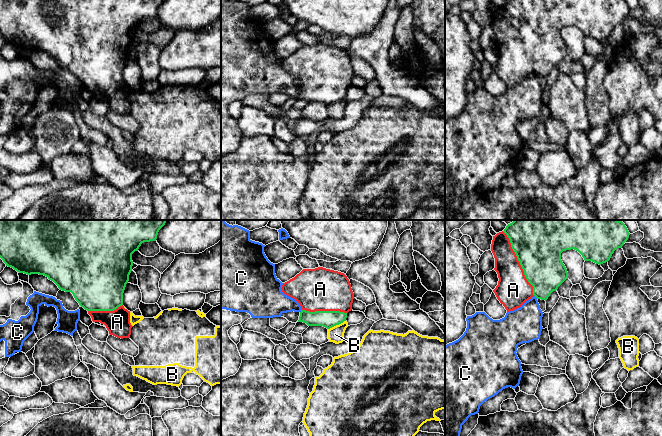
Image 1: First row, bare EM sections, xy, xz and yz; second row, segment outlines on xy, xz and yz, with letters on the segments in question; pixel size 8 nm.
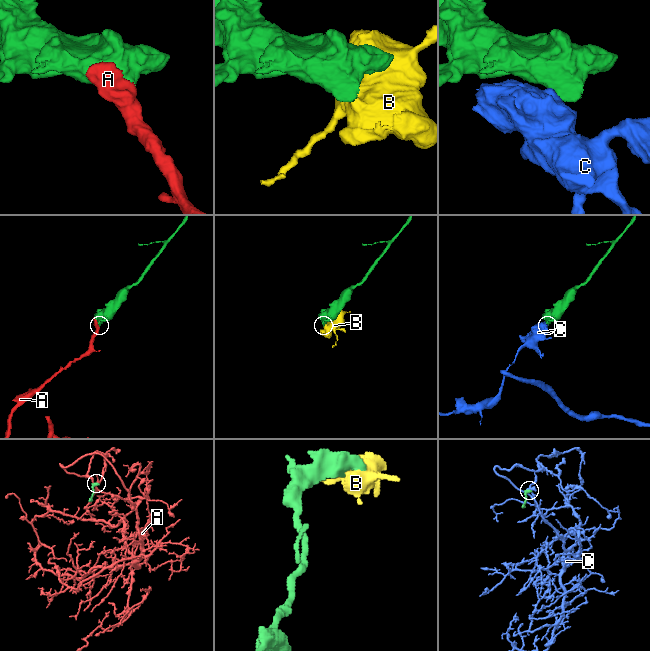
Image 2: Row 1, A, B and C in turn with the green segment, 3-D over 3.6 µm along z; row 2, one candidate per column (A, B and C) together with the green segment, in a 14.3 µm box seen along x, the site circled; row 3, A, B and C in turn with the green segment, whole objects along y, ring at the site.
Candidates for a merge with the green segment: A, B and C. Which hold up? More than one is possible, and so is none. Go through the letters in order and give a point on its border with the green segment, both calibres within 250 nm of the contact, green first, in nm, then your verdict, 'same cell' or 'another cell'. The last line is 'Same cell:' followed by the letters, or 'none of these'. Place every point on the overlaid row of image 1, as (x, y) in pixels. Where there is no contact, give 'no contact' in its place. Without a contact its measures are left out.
A: meets green in yz at (520, 263); 440 nm thick on the green side, 280 nm on the other; same cell
B: meets green in xz at (336, 324); 140 nm thick on the green side, 130 nm on the other; another cell
C: meets green in yz at (536, 297); 320 nm thick on the green side, 280 nm on the other; another cell
Same cell: A

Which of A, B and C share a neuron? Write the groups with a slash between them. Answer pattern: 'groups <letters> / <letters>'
groups A / B / C

